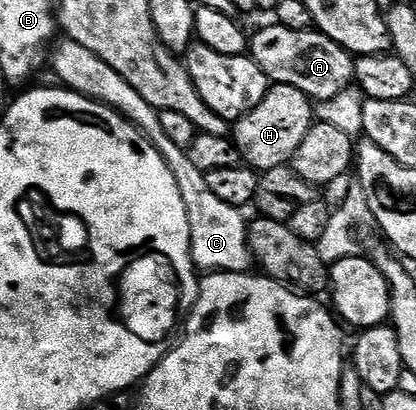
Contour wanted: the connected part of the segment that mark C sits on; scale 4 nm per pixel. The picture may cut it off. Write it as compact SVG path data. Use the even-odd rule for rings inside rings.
M61 40L57 47L54 45L51 50L51 62L53 58L53 74L58 83L64 89L74 90L88 98L96 98L98 102L105 103L106 106L113 107L120 114L125 115L125 119L131 123L136 130L140 130L145 135L145 139L156 148L159 156L163 156L163 160L167 164L167 168L171 168L171 172L175 176L175 184L179 184L179 196L183 196L183 204L187 208L187 220L191 224L191 256L193 257L193 265L201 272L216 272L219 270L234 270L236 274L244 274L254 265L253 253L249 247L249 222L244 218L242 211L238 207L219 200L219 196L215 196L215 192L211 192L207 188L207 180L205 174L199 172L199 168L195 168L195 164L191 164L191 156L188 150L178 148L175 143L167 137L163 132L160 124L159 116L161 111L157 110L151 104L147 104L147 100L143 100L143 96L139 96L139 92L135 92L135 88L131 88L131 84L127 84L127 80L123 80L123 76L119 76L119 72L115 72L115 68L111 68L111 64L106 64L104 60L99 60L99 56L95 56L95 52L91 52L87 48L83 48L83 44L75 44L68 40Z

